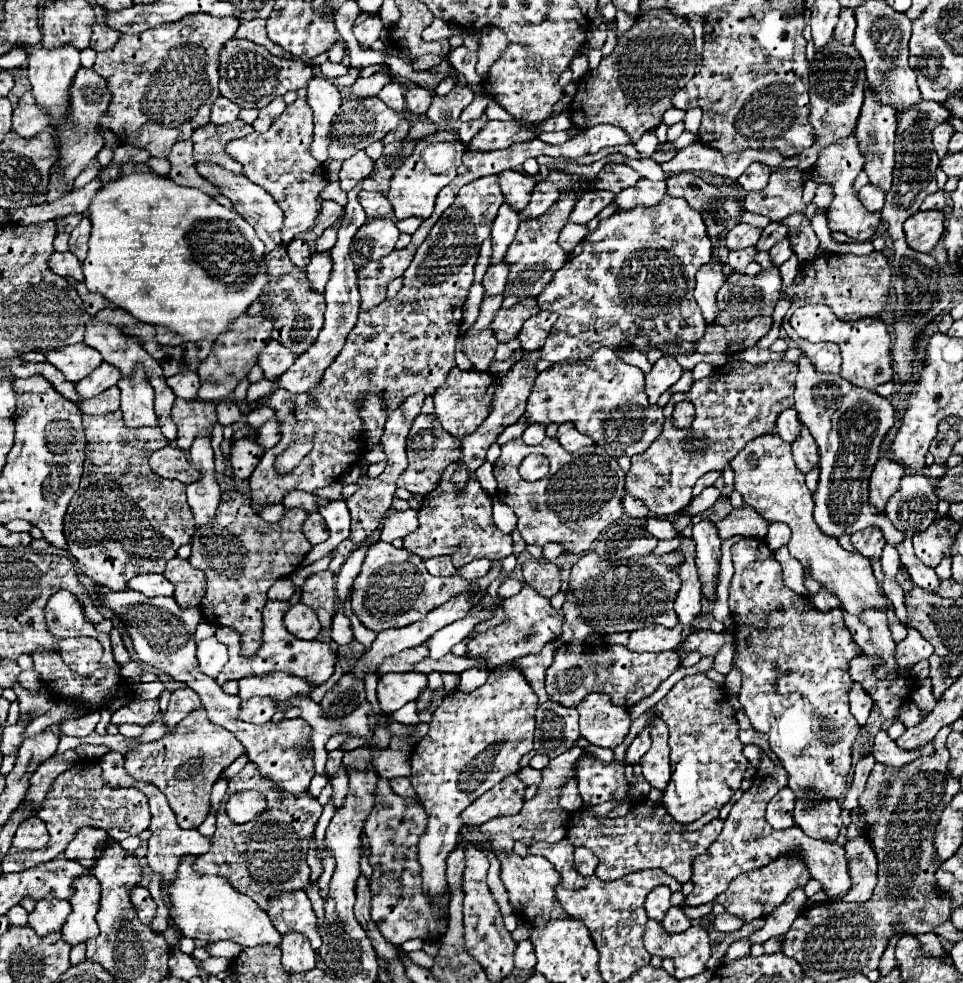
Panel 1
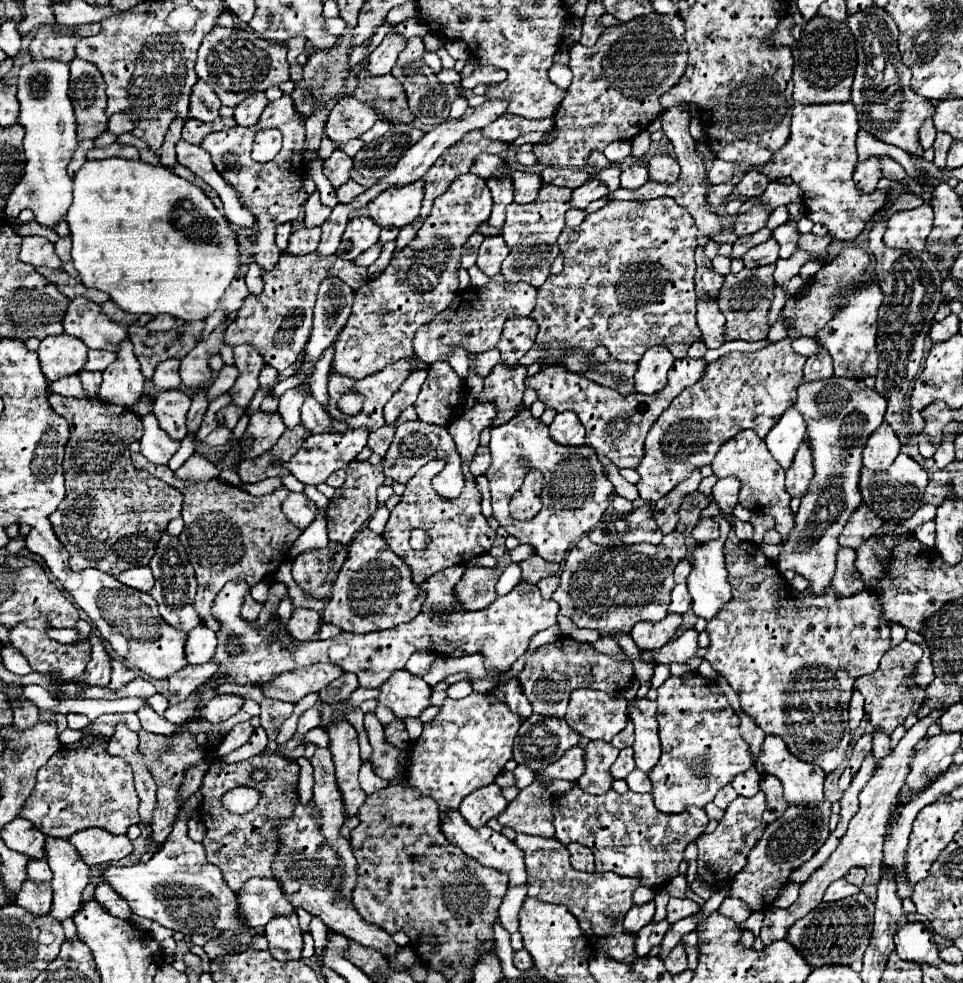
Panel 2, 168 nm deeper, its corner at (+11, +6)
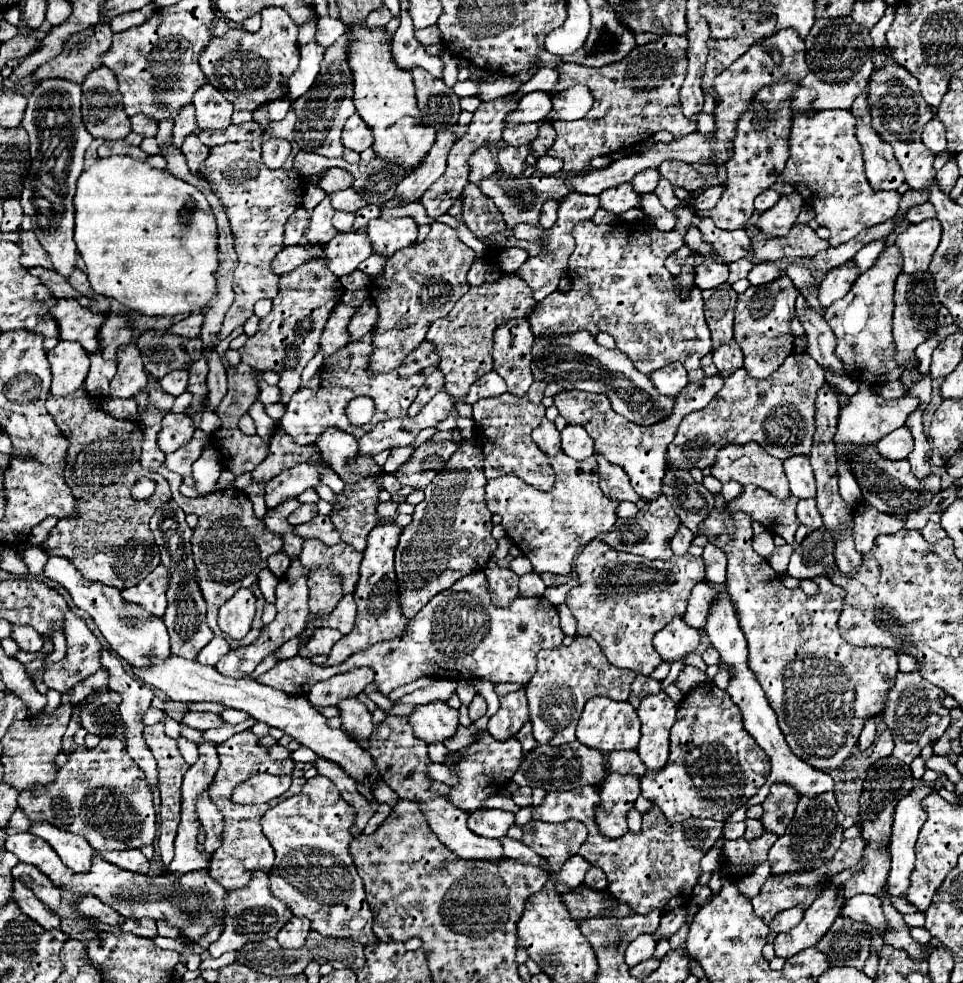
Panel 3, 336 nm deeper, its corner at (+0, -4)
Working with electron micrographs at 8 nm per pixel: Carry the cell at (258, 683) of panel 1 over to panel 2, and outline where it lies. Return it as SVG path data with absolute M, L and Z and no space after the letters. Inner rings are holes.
M325 663L325 665L313 665L299 671L287 671L271 679L269 683L261 685L261 693L269 699L289 701L297 703L311 691L321 691L327 687L333 679L337 679L343 673L341 667Z

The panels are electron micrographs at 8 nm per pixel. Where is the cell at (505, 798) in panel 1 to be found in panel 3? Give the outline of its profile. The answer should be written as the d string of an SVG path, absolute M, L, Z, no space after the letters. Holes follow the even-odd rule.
M492 809L492 811L474 811L468 817L468 829L480 837L498 839L504 837L510 825L514 823L514 813Z

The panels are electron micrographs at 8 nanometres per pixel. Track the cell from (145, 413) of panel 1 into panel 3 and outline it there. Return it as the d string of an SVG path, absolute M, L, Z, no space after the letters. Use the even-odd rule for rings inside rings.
M136 343L120 345L118 371L110 383L110 395L120 399L132 399L136 393L146 389L146 383L148 383L148 375L144 371Z

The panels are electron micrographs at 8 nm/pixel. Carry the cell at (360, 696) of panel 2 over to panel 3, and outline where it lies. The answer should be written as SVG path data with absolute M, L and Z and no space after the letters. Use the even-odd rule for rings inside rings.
M438 679L422 689L416 689L414 693L402 697L402 701L414 703L414 705L422 705L422 703L432 703L432 701L448 701L454 693L456 693L458 681L454 679Z

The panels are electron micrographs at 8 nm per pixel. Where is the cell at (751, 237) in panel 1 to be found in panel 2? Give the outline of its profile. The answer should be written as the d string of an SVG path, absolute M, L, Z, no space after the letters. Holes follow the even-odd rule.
M753 207L749 213L745 215L737 215L737 221L733 223L733 231L737 235L751 235L753 231L759 231L761 227L765 227L767 217L769 217L769 209L767 207Z

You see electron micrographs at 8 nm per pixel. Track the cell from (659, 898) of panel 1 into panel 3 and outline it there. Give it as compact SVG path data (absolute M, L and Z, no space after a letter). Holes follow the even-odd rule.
M640 935L636 941L632 941L632 945L628 945L626 955L624 955L624 963L628 967L634 967L640 961L650 959L654 955L654 949L656 949L654 935Z

